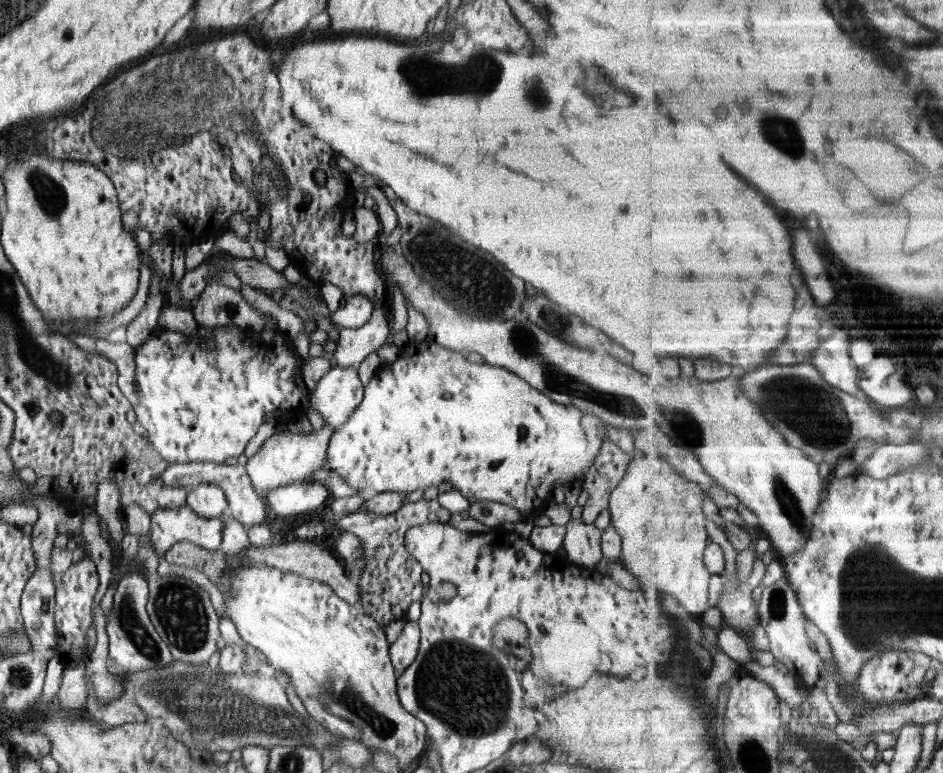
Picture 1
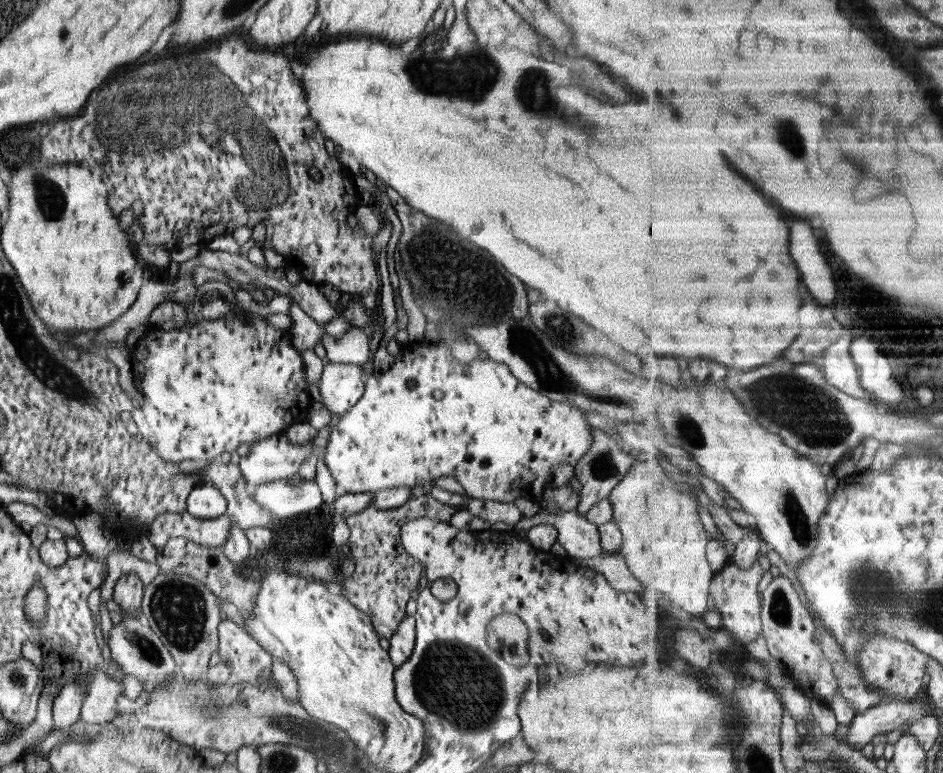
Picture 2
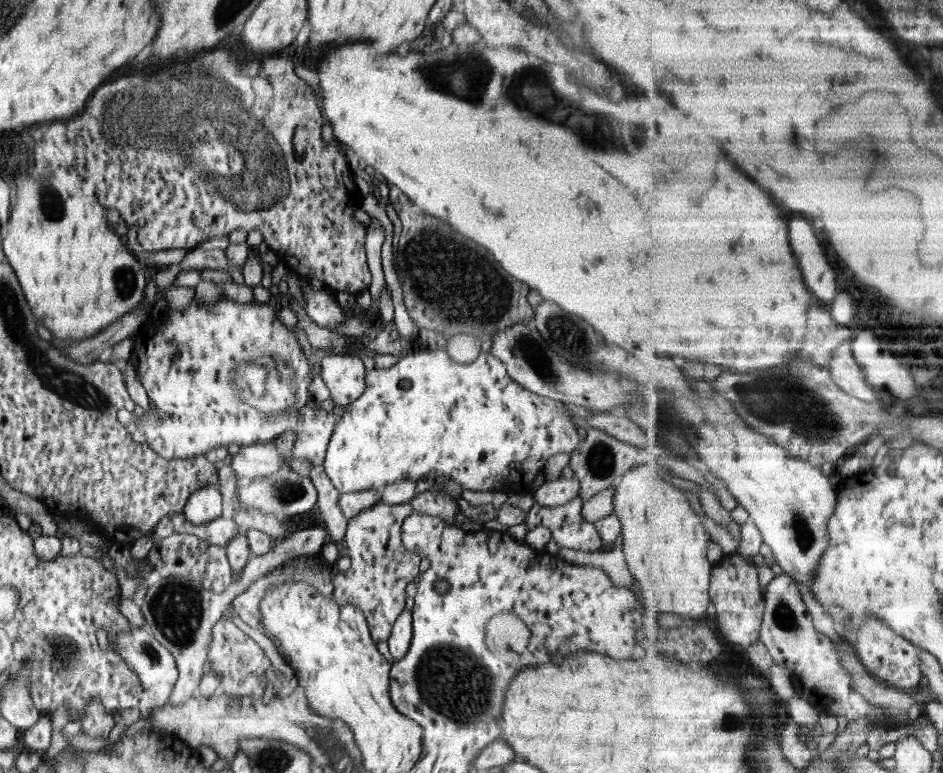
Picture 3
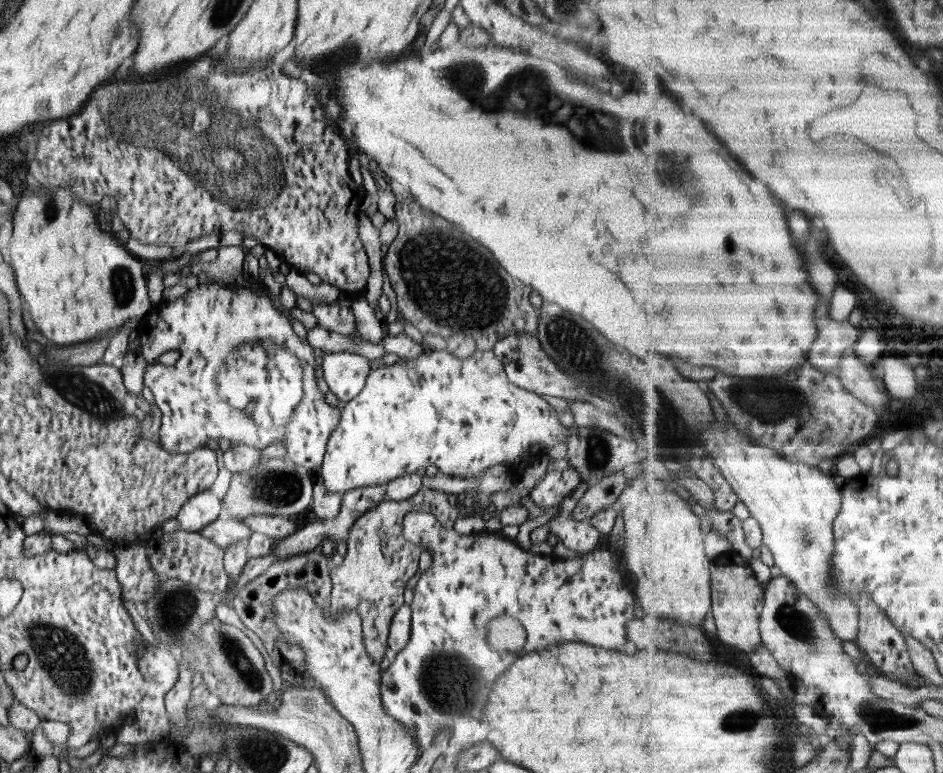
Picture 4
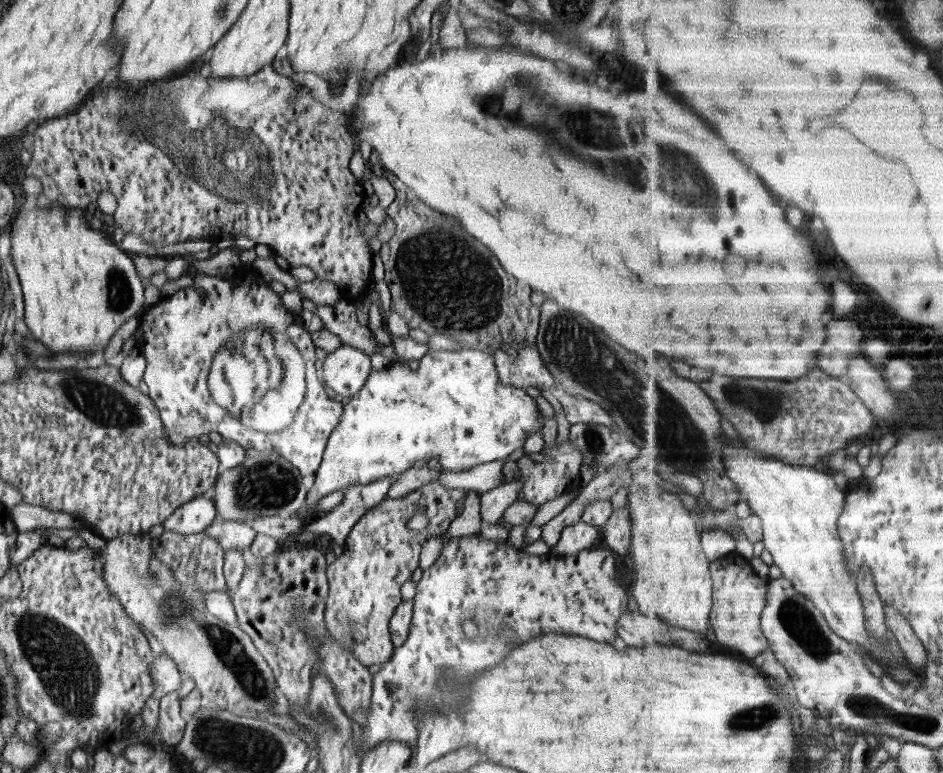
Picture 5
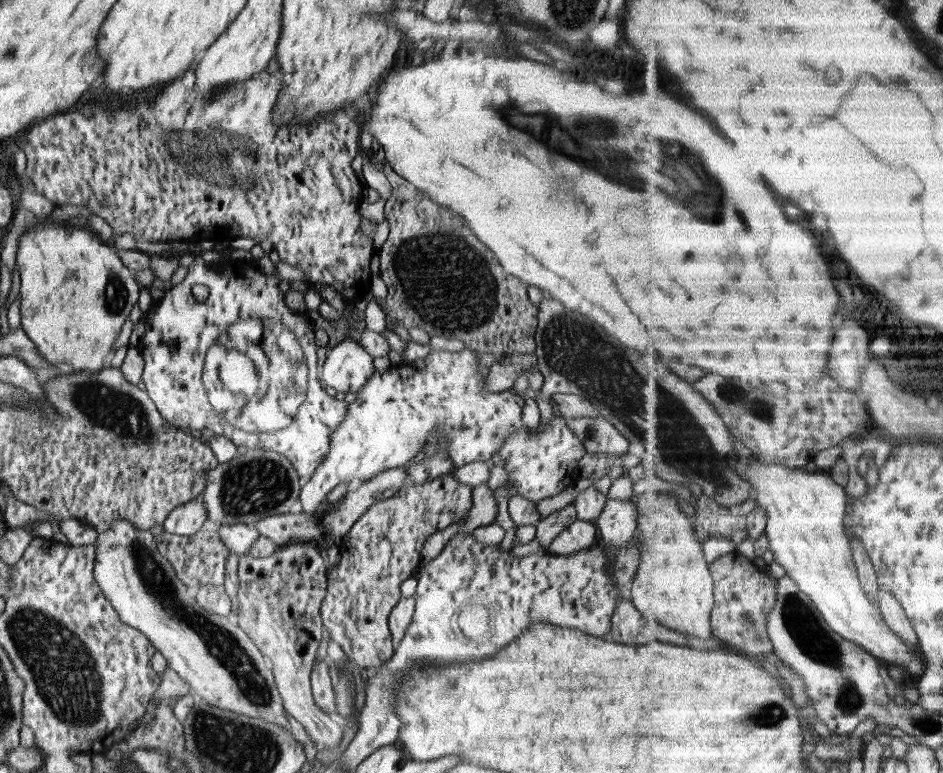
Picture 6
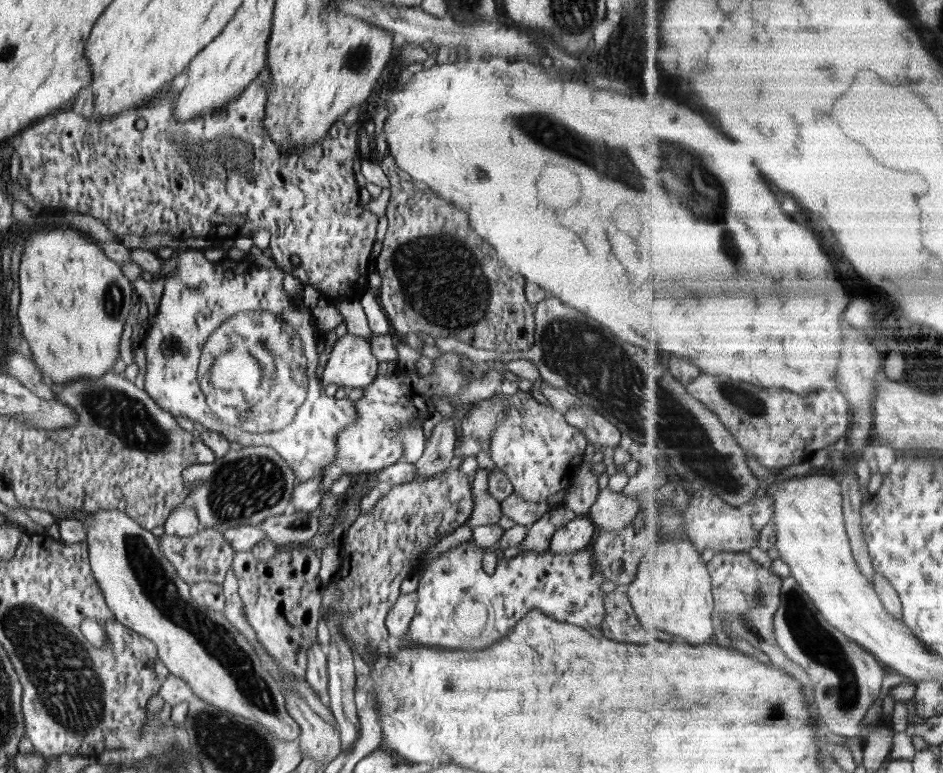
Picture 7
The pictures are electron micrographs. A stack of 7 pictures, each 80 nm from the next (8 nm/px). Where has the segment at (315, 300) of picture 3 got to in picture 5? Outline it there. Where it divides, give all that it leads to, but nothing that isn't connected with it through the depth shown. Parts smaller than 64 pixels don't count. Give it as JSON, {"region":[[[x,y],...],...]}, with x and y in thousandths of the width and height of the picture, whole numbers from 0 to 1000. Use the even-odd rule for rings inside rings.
{"region":[[[359,388],[352,396],[339,396],[336,402],[341,411],[344,426],[353,429],[362,437],[365,446],[371,446],[386,458],[394,461],[403,448],[390,422],[384,422],[378,411],[375,389],[365,391]]]}

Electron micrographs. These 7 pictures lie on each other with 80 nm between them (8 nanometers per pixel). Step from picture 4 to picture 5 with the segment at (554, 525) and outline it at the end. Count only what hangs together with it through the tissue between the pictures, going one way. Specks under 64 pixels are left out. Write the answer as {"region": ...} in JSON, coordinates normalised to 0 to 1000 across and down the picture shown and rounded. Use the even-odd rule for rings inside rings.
{"region":[[[615,673],[596,686],[592,702],[583,708],[583,717],[589,719],[615,717],[617,713],[628,710],[632,699],[634,699],[633,682]]]}

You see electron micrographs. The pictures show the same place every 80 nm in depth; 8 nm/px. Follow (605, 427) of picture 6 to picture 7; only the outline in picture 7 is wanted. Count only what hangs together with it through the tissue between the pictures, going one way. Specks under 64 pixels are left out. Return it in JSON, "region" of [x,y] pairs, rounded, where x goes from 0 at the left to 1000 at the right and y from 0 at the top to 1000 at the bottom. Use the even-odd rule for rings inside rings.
{"region":[[[621,523],[603,528],[598,534],[598,541],[602,549],[615,556],[615,560],[621,565],[621,571],[632,578],[652,581],[661,577],[661,564],[657,556]]]}

